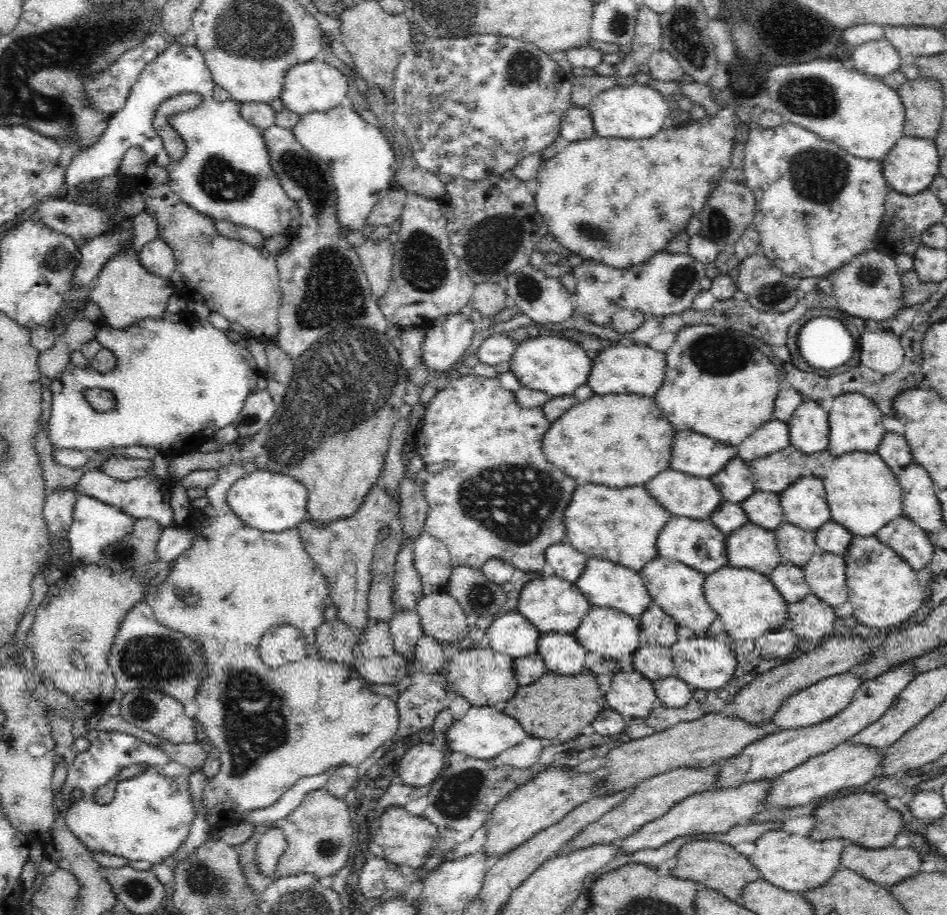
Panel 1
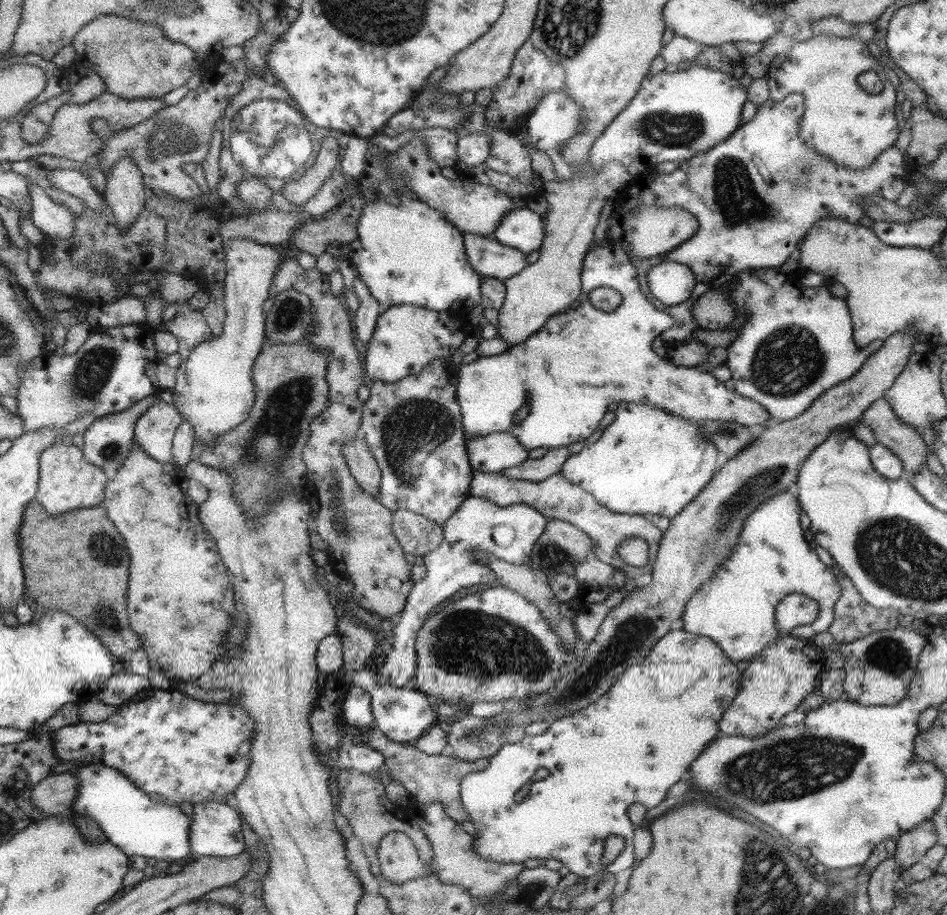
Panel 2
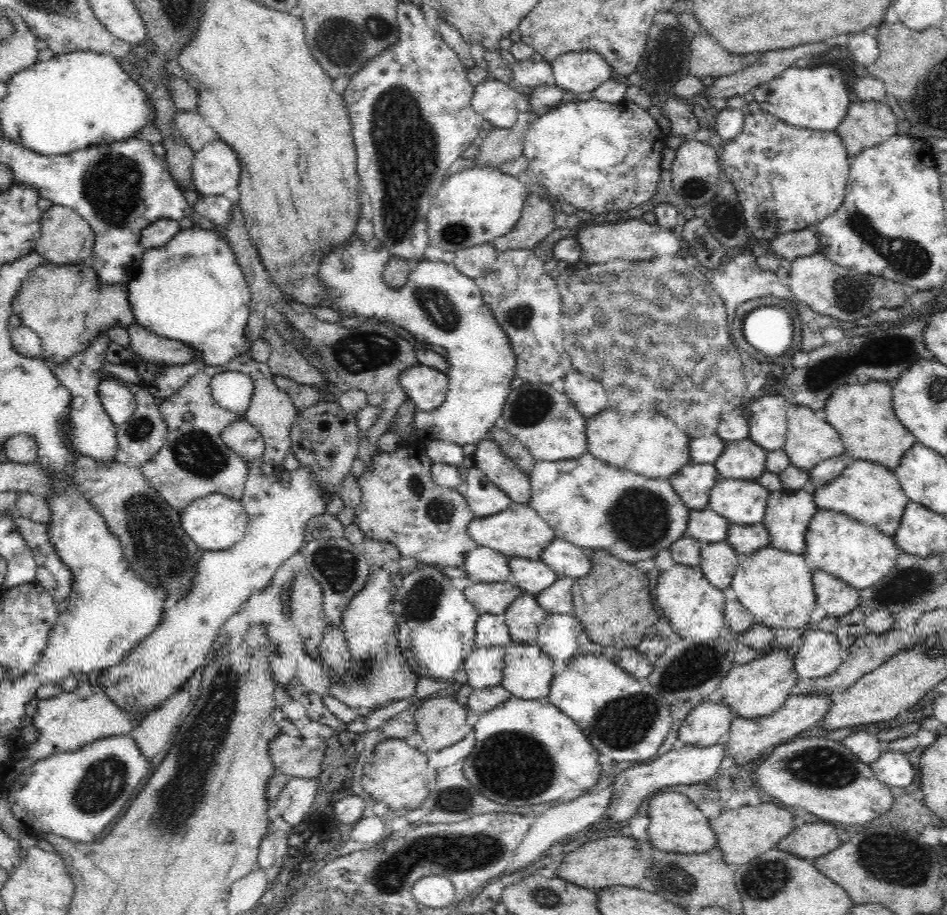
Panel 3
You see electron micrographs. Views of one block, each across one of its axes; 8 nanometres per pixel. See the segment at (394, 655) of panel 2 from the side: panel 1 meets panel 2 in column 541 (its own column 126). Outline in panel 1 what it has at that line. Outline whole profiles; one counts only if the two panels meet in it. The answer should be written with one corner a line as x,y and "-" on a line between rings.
80,494
73,514
72,527
69,531
69,544
71,544
72,564
100,565
104,548
112,542
118,542
129,536
135,528
136,518
124,513
118,508
109,508
105,503
88,495

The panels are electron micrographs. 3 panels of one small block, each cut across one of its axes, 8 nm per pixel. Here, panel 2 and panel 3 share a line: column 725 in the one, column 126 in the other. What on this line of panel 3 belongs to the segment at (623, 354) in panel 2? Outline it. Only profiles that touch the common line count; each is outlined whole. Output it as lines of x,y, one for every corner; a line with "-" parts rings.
111,374
100,382
98,397
116,426
128,422
136,410
136,399
130,387
126,387
118,377

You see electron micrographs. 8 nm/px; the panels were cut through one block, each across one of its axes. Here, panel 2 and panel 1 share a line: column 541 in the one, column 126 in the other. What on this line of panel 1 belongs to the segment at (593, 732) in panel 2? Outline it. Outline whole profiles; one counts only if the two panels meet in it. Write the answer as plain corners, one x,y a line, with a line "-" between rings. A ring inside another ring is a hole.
98,731
98,738
92,740
86,751
78,752
69,766
69,771
63,784
62,798
70,808
66,810
65,823
68,828
89,848
91,852
108,852
114,856
123,856
128,860
146,860
153,865
162,862
162,859
172,856
185,842
190,826
196,812
188,787
188,778
193,769
182,766
172,760
159,746
146,744
140,738
134,738
130,734
119,731
-
132,764
146,764
144,774
123,780
118,783
116,794
107,805
96,803
96,790
104,784
108,784
120,770
132,766
-
76,790
80,790
80,798
72,804
71,796

